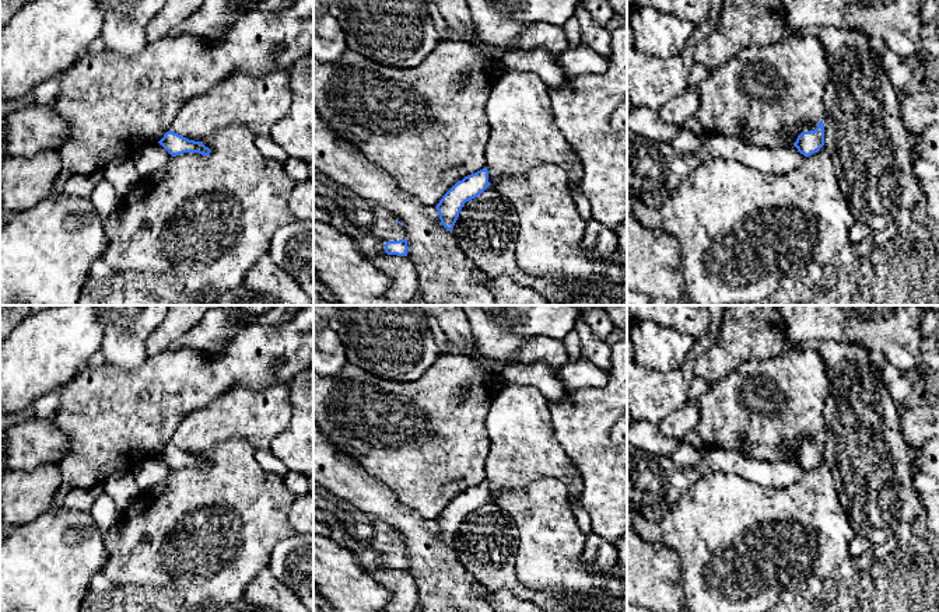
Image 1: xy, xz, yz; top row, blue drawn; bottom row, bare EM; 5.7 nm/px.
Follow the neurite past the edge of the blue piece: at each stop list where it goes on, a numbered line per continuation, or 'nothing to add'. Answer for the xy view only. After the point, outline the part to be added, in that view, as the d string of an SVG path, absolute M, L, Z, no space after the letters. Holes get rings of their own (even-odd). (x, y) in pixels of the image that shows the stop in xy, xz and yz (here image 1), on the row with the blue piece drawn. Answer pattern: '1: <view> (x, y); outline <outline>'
nothing to add

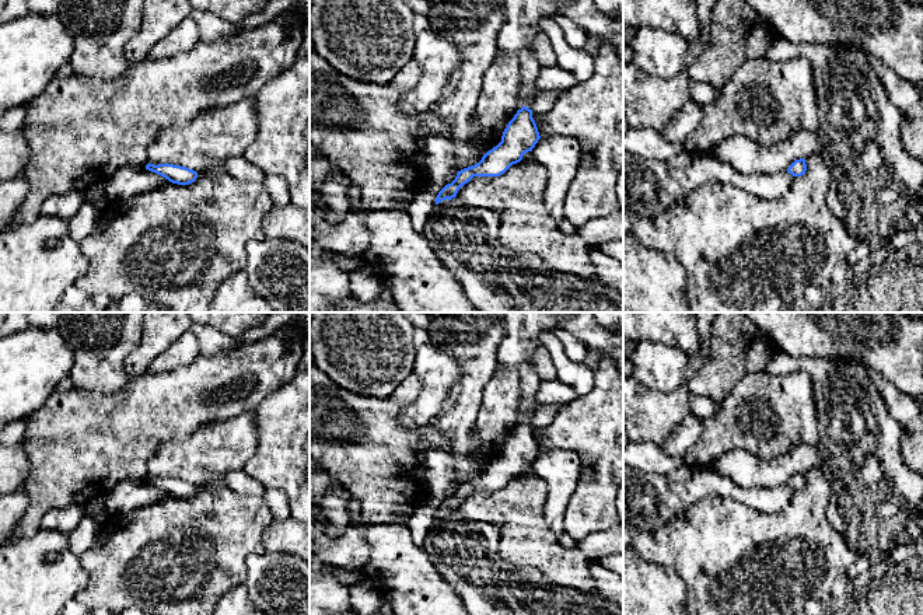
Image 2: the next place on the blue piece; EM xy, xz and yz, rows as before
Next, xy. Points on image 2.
nothing to add

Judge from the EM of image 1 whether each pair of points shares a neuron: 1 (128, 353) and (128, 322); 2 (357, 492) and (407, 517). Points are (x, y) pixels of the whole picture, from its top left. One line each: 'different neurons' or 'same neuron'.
1: same neuron
2: same neuron

